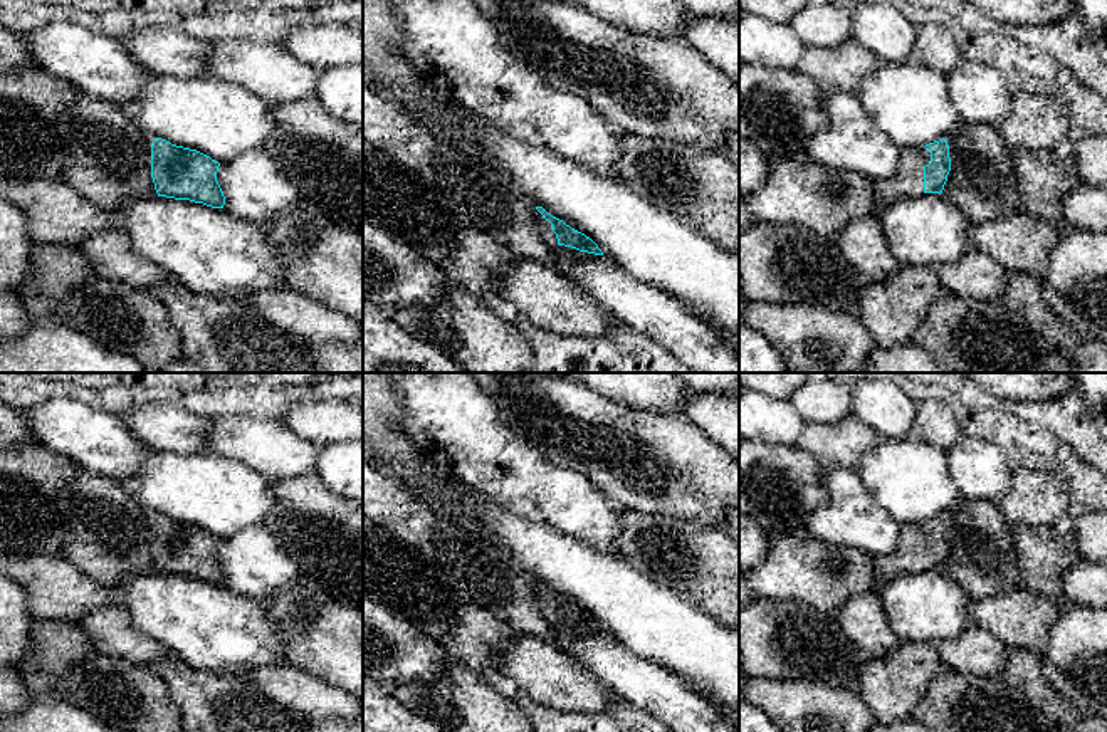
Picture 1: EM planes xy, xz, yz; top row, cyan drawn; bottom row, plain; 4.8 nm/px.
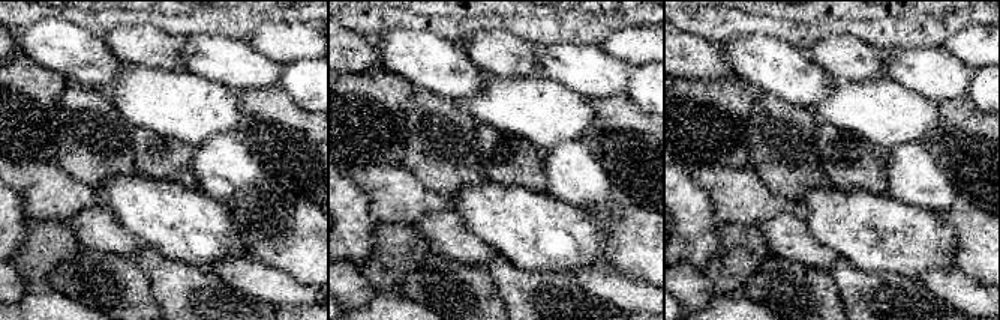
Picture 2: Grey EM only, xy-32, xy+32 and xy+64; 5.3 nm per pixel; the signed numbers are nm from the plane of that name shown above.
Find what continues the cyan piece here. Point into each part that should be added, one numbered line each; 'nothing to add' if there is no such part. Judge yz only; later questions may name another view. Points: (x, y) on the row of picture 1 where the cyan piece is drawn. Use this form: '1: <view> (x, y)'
1: yz (909, 180)

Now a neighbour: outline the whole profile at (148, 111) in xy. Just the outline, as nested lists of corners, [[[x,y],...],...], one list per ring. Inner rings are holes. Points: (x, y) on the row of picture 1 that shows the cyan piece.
[[[150,72],[138,97],[123,107],[131,121],[153,138],[197,149],[218,163],[262,149],[277,129],[272,104],[217,77],[178,79]]]

